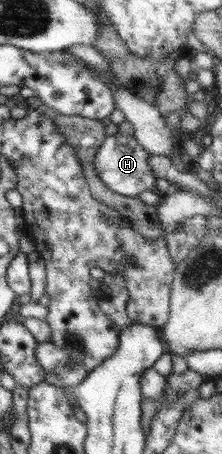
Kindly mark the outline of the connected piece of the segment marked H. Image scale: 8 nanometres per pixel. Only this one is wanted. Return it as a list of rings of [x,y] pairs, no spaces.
[[[117,133],[107,136],[107,139],[101,143],[99,151],[95,153],[93,164],[95,164],[97,175],[107,188],[121,195],[138,198],[143,191],[157,191],[157,176],[153,174],[149,165],[151,155],[151,152],[139,145],[134,135]]]

